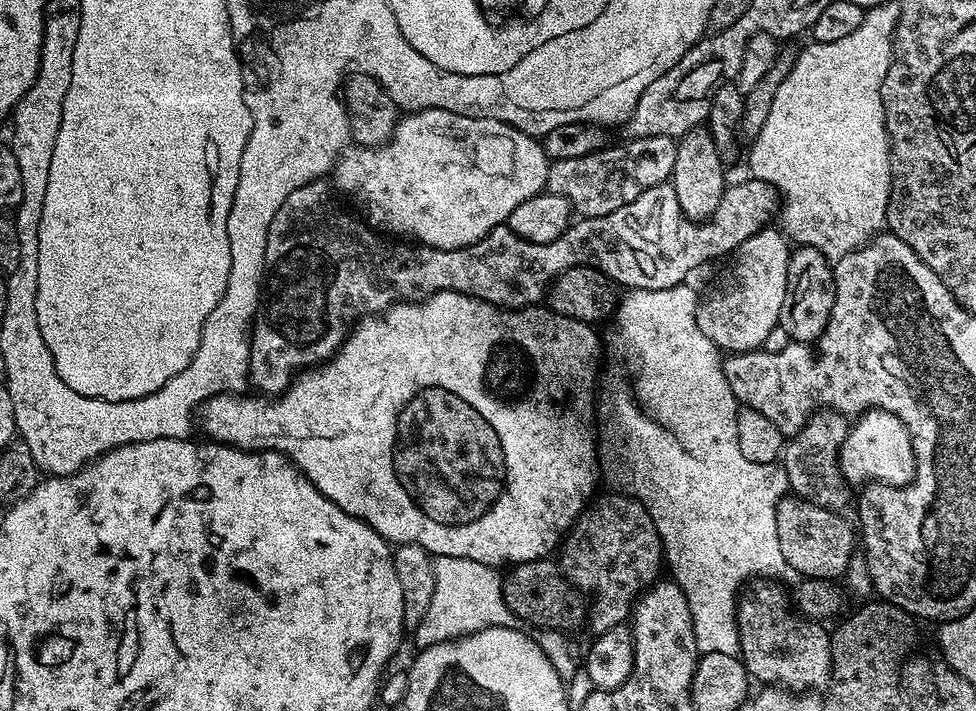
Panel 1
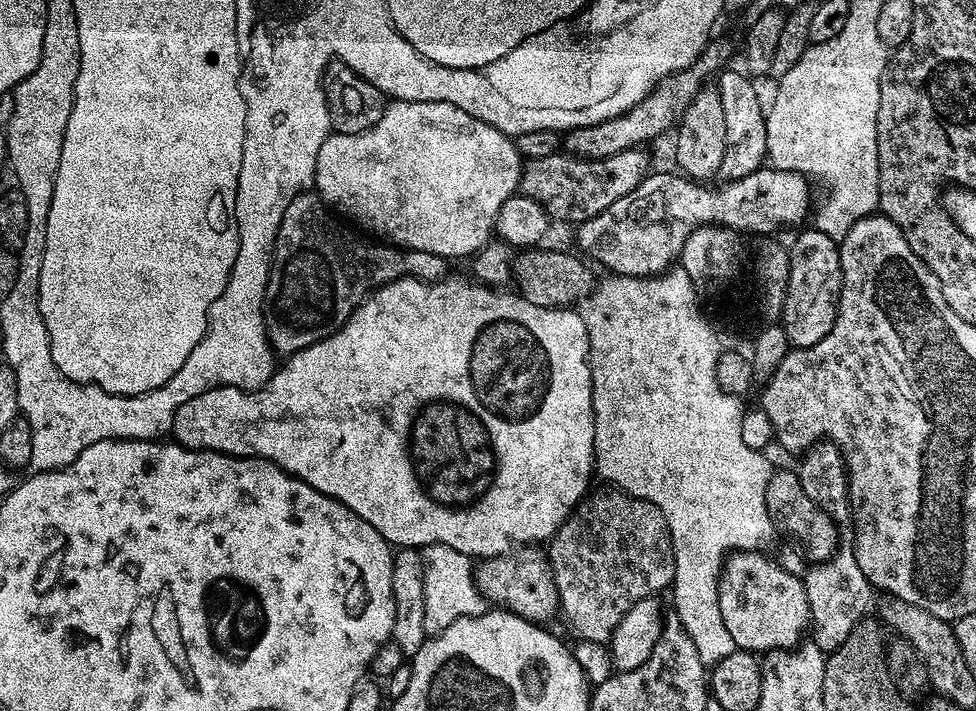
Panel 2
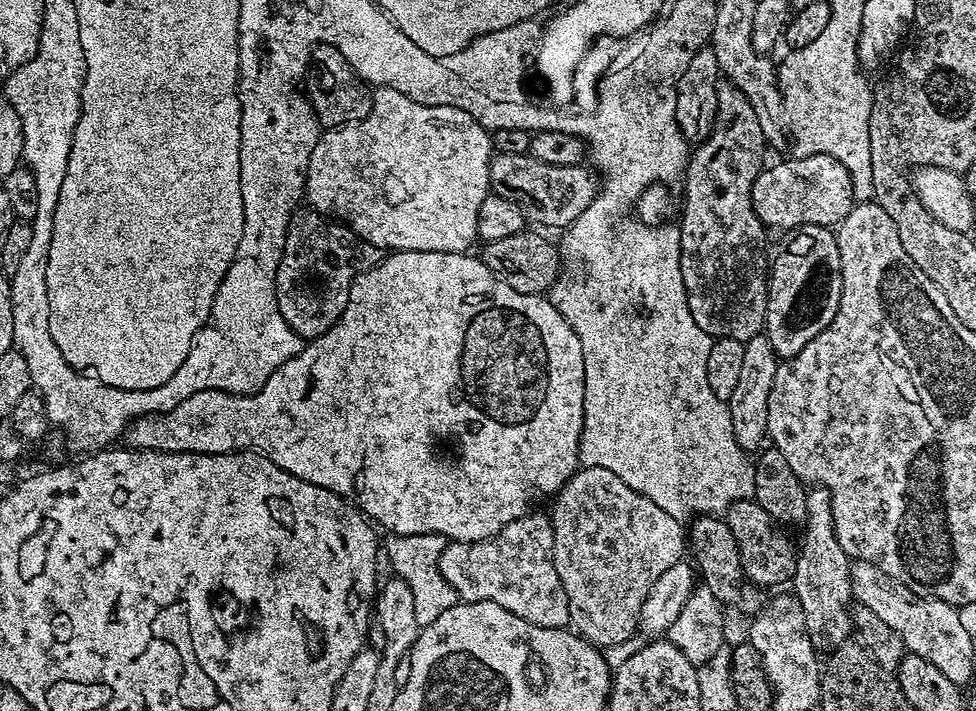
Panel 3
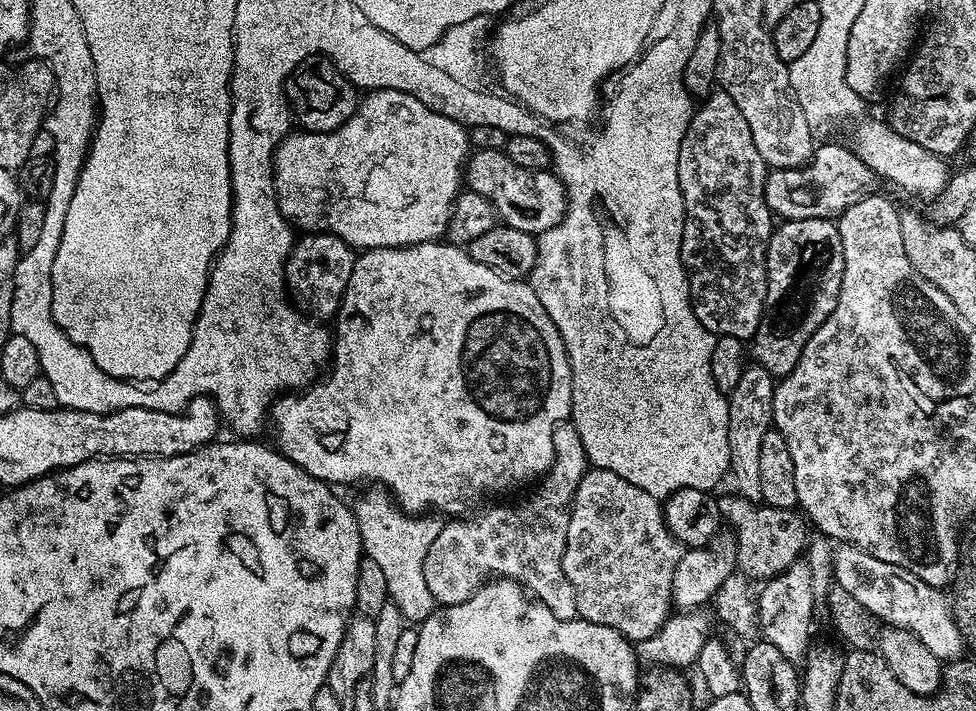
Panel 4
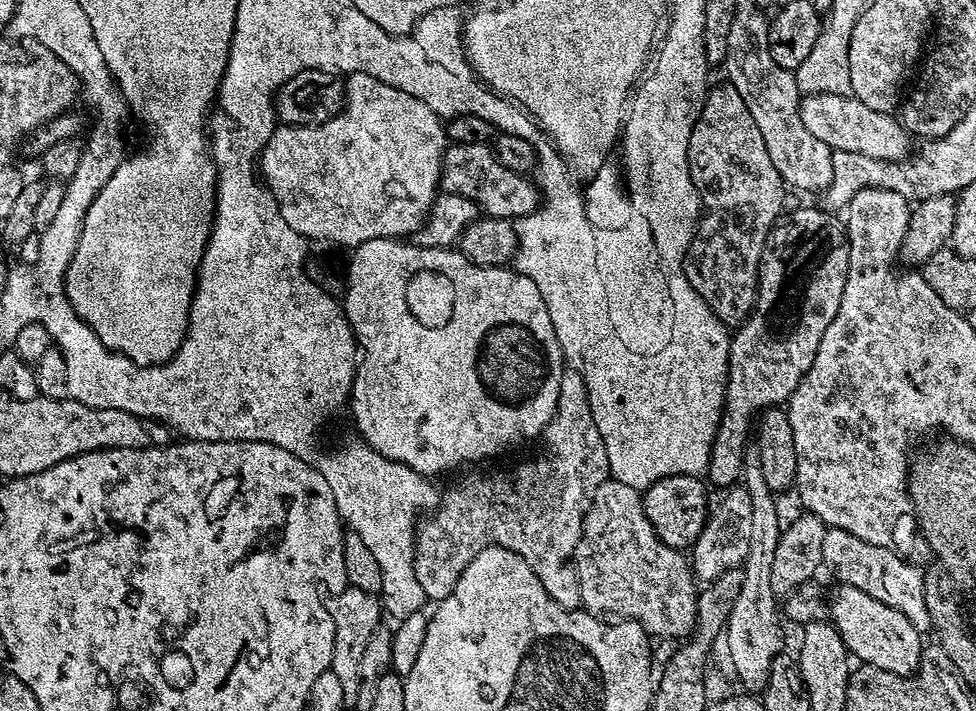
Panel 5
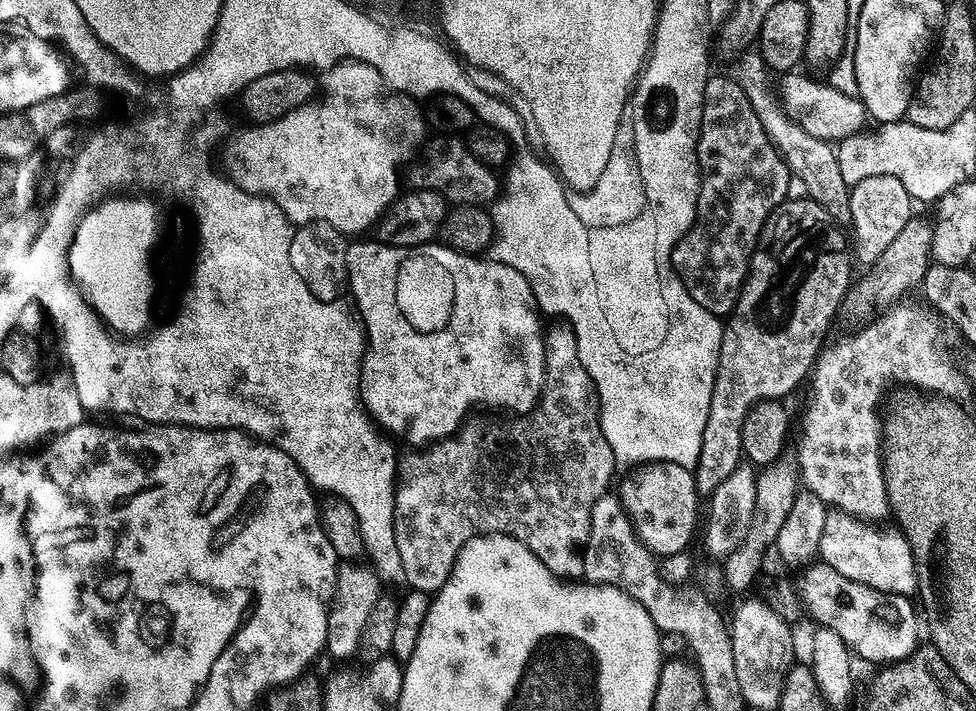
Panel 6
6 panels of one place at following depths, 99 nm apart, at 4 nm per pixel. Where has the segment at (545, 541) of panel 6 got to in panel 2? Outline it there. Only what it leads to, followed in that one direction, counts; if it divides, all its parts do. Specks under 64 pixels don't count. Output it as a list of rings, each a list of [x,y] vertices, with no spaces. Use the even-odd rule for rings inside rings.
[[[520,546],[511,552],[507,552],[504,556],[489,556],[481,559],[475,565],[474,579],[476,581],[476,588],[484,595],[485,601],[492,603],[493,600],[496,603],[493,605],[512,612],[515,616],[520,616],[524,620],[548,622],[544,620],[548,620],[552,615],[557,615],[560,612],[560,599],[558,598],[558,590],[554,582],[552,564],[539,547]]]

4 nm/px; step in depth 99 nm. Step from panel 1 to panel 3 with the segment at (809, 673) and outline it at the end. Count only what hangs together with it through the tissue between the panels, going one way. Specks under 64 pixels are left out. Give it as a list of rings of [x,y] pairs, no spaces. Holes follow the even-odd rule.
[[[705,514],[695,517],[691,524],[686,532],[686,540],[690,545],[690,552],[696,555],[694,564],[702,577],[703,587],[715,596],[721,606],[728,607],[729,604],[729,609],[739,610],[744,614],[760,612],[766,600],[765,593],[745,579],[738,544],[734,540],[726,520],[716,514]]]

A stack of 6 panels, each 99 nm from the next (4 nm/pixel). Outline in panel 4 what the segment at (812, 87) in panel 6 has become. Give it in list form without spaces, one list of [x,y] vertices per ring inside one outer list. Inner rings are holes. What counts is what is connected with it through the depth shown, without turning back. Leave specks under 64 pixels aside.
[[[883,119],[863,120],[855,125],[856,137],[850,141],[856,156],[862,158],[862,162],[866,162],[868,169],[875,172],[877,177],[884,179],[885,176],[890,183],[897,184],[902,191],[909,192],[912,196],[921,196],[921,201],[933,200],[948,181],[950,168],[944,165],[947,163],[930,150],[918,146],[918,142],[910,142],[910,138],[902,138],[902,134],[898,134],[891,124]]]

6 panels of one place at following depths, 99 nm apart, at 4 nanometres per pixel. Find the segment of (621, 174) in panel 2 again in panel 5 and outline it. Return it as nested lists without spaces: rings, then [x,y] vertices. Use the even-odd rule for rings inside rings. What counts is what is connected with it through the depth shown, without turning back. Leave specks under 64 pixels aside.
[[[449,143],[440,159],[440,192],[458,194],[470,198],[483,215],[497,216],[503,220],[512,220],[535,212],[542,196],[527,175],[506,170],[488,144],[454,144]]]

